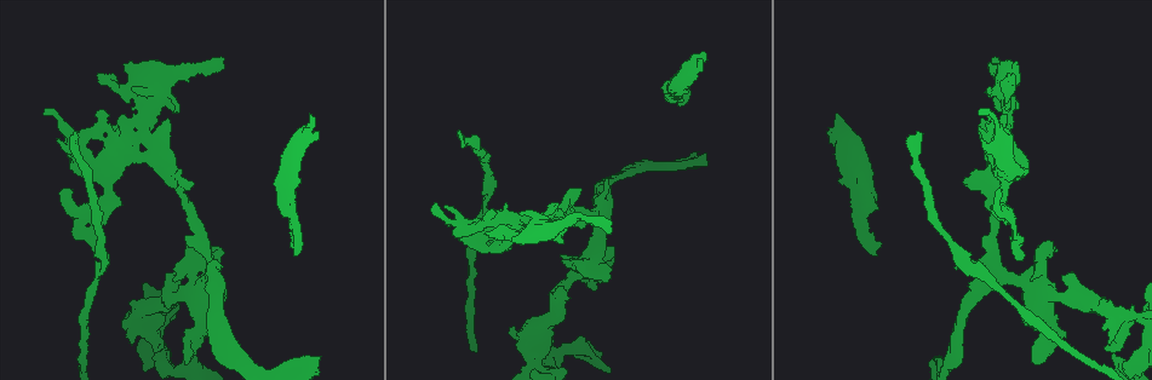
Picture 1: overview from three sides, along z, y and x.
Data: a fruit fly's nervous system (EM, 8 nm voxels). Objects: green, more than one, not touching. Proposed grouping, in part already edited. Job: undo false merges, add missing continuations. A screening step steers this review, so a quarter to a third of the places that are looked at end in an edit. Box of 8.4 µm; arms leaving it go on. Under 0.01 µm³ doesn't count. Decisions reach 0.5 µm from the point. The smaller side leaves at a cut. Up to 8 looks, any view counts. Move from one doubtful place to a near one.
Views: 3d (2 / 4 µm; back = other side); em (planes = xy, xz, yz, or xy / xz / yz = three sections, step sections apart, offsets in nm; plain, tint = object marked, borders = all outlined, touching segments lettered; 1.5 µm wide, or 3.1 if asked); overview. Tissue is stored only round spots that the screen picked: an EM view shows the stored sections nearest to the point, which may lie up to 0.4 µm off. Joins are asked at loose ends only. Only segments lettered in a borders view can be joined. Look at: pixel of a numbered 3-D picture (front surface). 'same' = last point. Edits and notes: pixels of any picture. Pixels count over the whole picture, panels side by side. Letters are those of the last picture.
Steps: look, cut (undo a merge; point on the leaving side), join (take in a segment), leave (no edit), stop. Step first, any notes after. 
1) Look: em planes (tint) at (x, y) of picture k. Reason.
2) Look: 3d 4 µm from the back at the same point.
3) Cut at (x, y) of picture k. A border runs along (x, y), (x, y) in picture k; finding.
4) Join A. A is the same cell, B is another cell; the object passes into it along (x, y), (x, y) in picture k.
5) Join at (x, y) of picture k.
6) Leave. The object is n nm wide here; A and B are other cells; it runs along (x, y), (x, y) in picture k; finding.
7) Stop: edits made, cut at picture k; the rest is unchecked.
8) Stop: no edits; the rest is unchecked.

Look: 3d 2 µm at (167, 121) of picture 1. Free end.

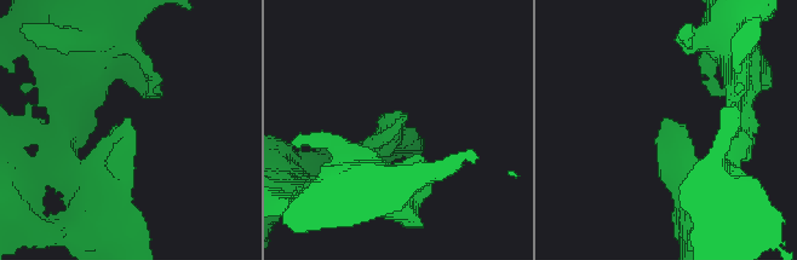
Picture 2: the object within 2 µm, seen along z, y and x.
Look: em planes (borders) at (667, 117) of picture 2. Now the EM.

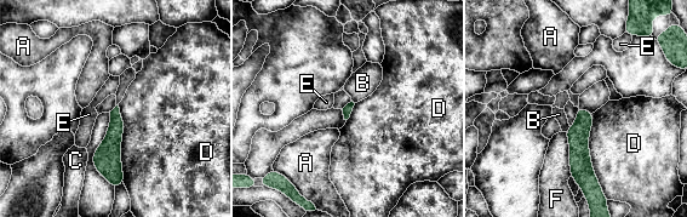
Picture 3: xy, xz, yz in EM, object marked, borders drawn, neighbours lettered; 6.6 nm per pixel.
Leave. A, B, C, D, E and F are other cells; no lettered segment goes on from it.

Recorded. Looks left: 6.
Look: em planes (borders) at (224, 66) of picture 1. Thin end.

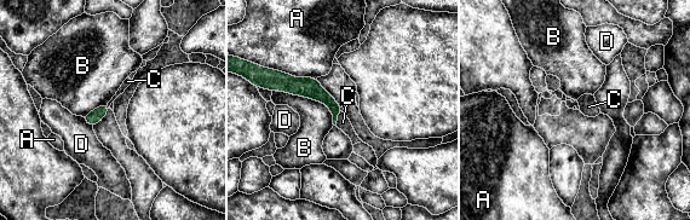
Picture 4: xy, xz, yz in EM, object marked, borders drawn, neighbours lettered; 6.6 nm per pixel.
Join C. The longest contact is with B, 420 nm; C is the same cell, A, B and D are other cells; the object passes into it along (312, 90), (337, 119), (343, 122) in picture 4; it goes on there.

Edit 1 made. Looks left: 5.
Look: 3d 4 µm at (461, 140) of picture 1. Free end.

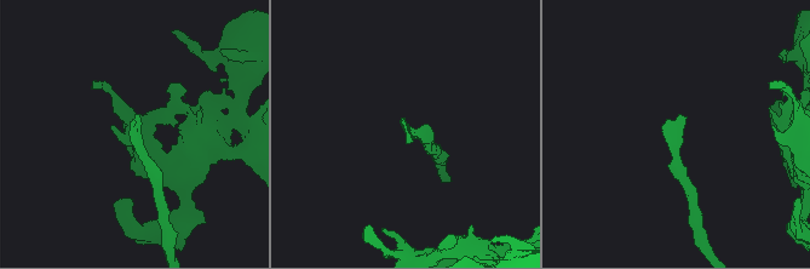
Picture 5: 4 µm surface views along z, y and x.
Look: em planes (borders) at (407, 136) of picture 5. Need the tissue.

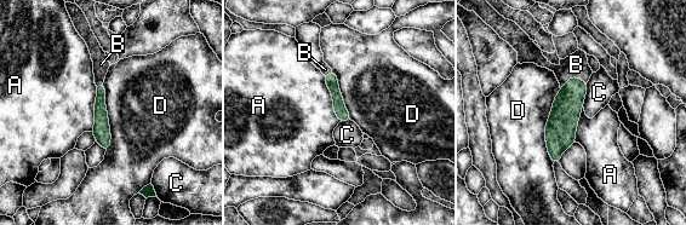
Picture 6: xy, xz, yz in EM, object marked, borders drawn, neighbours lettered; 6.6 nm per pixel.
Join B. B is the same cell, A, C and D are other cells; the object passes into it along (566, 110), (572, 76), (576, 64) in picture 6; the cell continues.

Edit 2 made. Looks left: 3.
Stop: edits made, join at picture 4, join at picture 6; the rest is unchecked.

